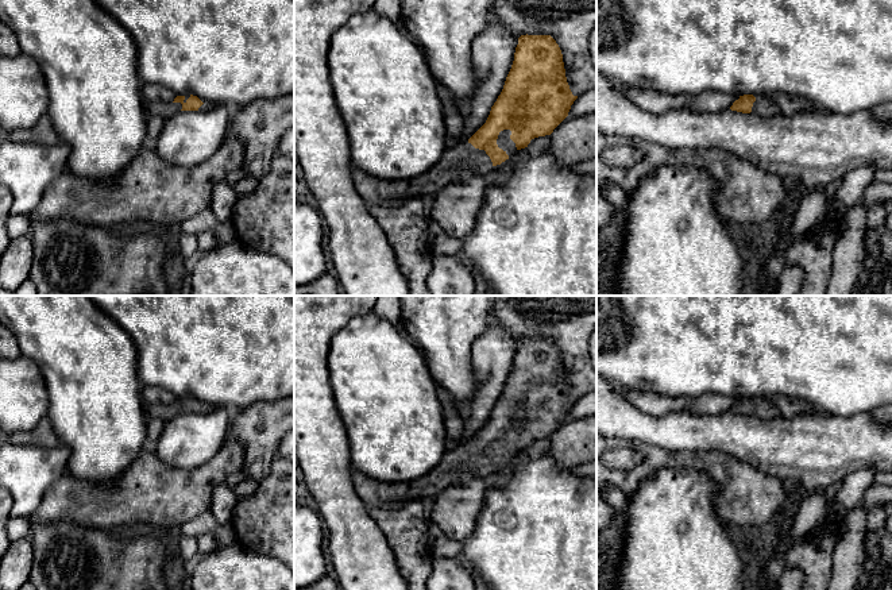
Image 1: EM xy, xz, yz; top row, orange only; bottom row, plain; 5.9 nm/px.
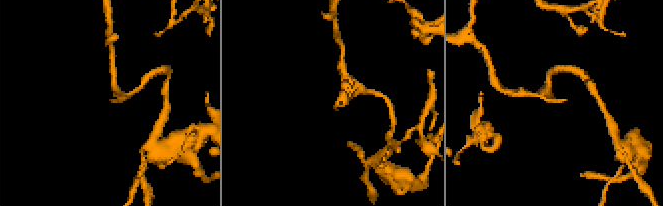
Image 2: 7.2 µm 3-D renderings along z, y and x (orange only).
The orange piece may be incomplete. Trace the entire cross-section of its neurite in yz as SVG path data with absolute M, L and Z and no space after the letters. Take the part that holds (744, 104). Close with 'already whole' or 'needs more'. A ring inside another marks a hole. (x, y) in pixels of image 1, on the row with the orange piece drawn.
M753 95L740 96L740 99L733 103L730 109L742 113L754 112L761 116L772 116L780 112L777 105L775 105L769 99L766 97L756 99Z | needs more

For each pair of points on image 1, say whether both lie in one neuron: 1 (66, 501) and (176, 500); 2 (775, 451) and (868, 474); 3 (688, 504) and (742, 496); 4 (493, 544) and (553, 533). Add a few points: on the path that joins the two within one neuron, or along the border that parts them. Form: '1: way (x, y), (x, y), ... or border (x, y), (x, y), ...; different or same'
1: way (93, 501), (149, 500); same
2: border (876, 470), (858, 467), (841, 479); different
3: border (699, 471), (717, 484), (714, 511), (728, 523); different
4: way (508, 544), (539, 544); same

